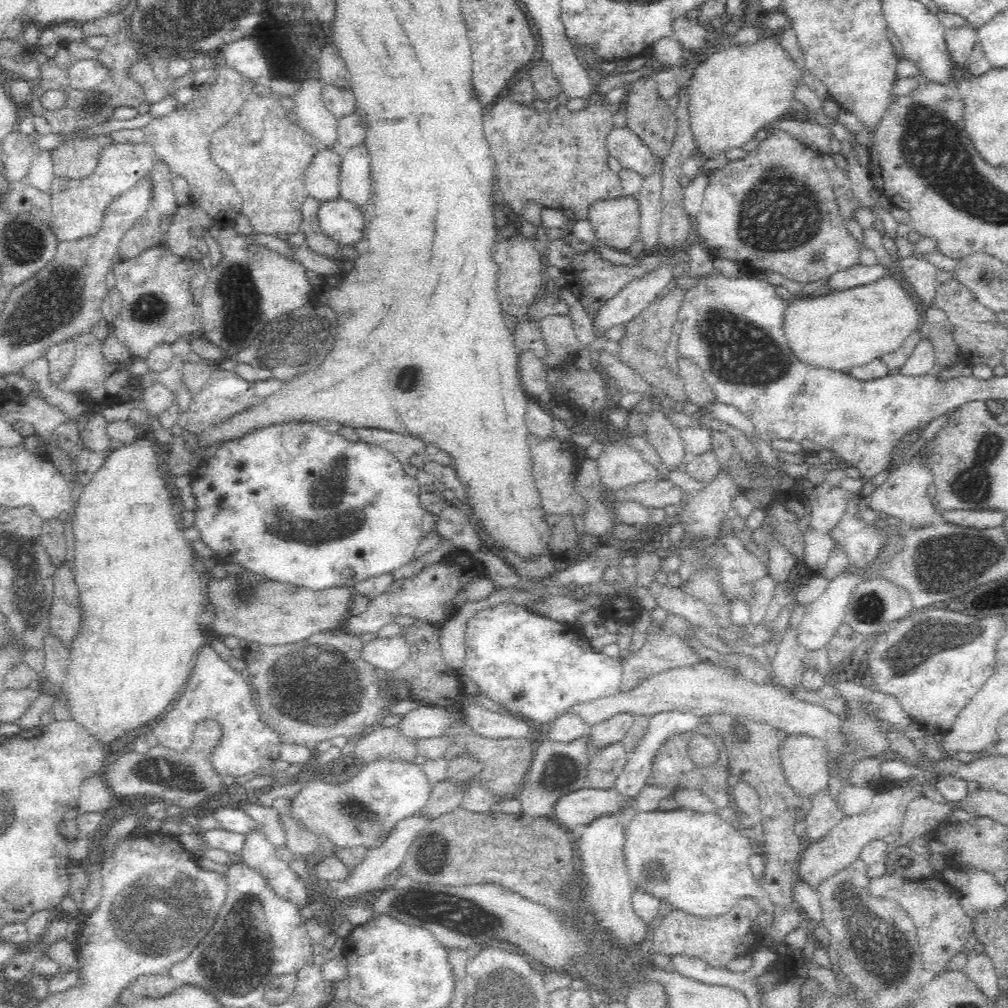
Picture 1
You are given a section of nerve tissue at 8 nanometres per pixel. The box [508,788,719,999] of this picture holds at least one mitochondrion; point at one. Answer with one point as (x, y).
(656, 871)

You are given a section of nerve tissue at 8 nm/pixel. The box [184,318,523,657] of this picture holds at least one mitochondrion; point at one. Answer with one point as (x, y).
(328, 521)

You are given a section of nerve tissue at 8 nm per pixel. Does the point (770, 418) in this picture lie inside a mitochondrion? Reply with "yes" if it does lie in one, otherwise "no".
no

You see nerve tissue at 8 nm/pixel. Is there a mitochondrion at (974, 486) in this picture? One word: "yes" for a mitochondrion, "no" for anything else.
yes

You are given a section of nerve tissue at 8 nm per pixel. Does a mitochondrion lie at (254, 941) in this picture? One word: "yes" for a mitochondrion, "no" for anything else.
yes

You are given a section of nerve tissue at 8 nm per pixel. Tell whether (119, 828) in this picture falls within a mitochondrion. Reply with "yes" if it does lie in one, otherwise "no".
no

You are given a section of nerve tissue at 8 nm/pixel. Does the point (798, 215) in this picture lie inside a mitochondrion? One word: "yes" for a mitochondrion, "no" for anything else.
yes

